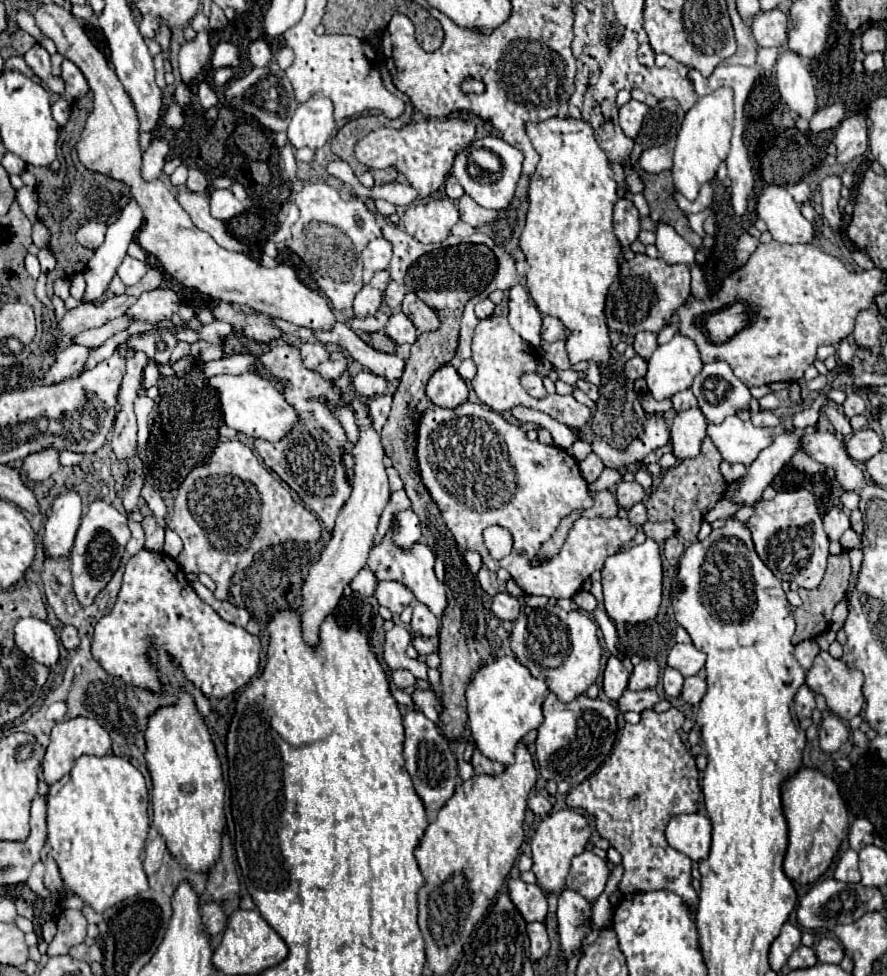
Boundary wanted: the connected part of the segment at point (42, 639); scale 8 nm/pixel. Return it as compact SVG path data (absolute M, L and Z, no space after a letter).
M21 618L15 624L17 648L39 664L55 666L59 660L59 642L55 630L39 618Z

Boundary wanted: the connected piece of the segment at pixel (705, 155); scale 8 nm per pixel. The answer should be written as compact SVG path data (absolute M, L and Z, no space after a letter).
M719 88L713 94L701 96L685 114L685 120L677 134L677 146L675 146L675 158L673 158L673 184L677 190L681 190L681 194L685 194L685 198L695 200L699 194L699 186L715 178L719 164L729 154L731 130L733 130L733 90L731 88Z

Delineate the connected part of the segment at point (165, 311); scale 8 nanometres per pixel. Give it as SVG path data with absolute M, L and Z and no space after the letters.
M155 288L155 290L143 292L137 298L137 302L125 312L125 316L155 324L165 318L171 318L173 314L177 314L179 308L181 308L181 300L177 292L173 292L171 288Z

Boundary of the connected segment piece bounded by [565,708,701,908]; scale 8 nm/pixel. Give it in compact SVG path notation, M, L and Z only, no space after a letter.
M671 708L667 712L653 712L645 710L641 712L641 722L639 724L625 724L619 742L613 746L613 752L609 760L595 772L591 774L585 782L575 786L567 794L567 804L569 806L583 806L593 818L595 818L595 828L597 832L611 842L613 848L619 850L623 856L623 880L619 884L619 890L623 894L637 894L637 892L649 892L649 890L667 890L675 892L683 898L683 902L693 908L697 904L697 892L691 886L691 860L673 850L667 840L665 840L665 828L667 822L673 816L679 814L691 814L699 810L701 802L701 788L699 788L699 772L695 768L695 758L689 756L685 744L681 742L681 736L677 734L685 716L681 710Z

